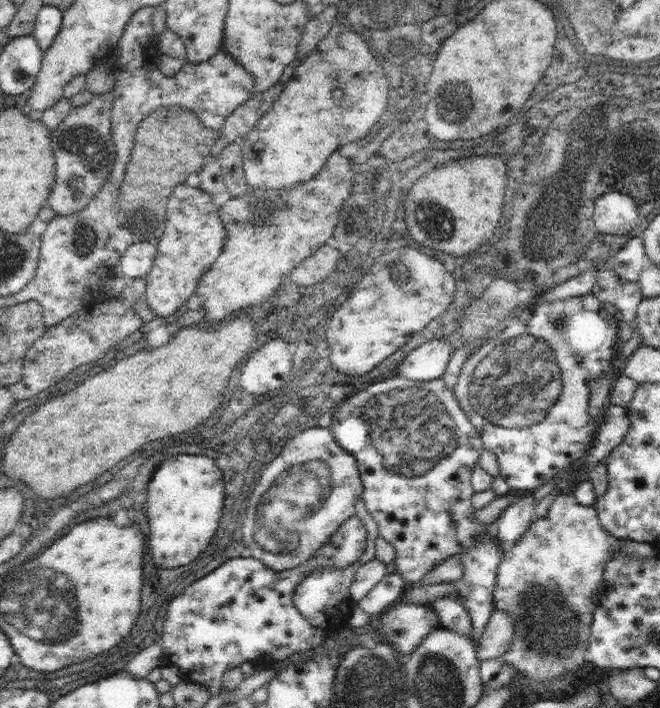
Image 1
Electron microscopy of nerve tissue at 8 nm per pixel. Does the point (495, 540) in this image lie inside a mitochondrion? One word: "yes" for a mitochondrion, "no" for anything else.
no

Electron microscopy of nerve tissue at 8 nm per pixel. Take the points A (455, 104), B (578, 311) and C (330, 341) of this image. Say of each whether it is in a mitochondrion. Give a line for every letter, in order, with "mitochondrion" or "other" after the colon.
A: mitochondrion
B: other
C: other

